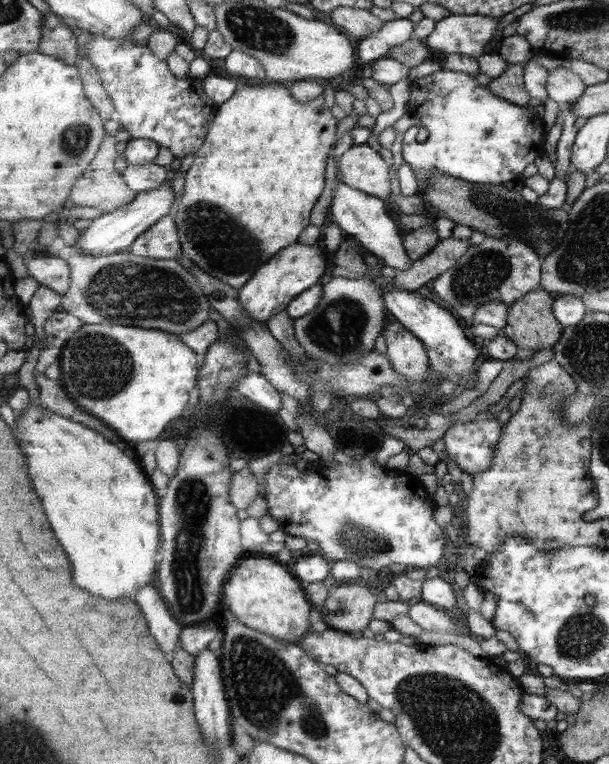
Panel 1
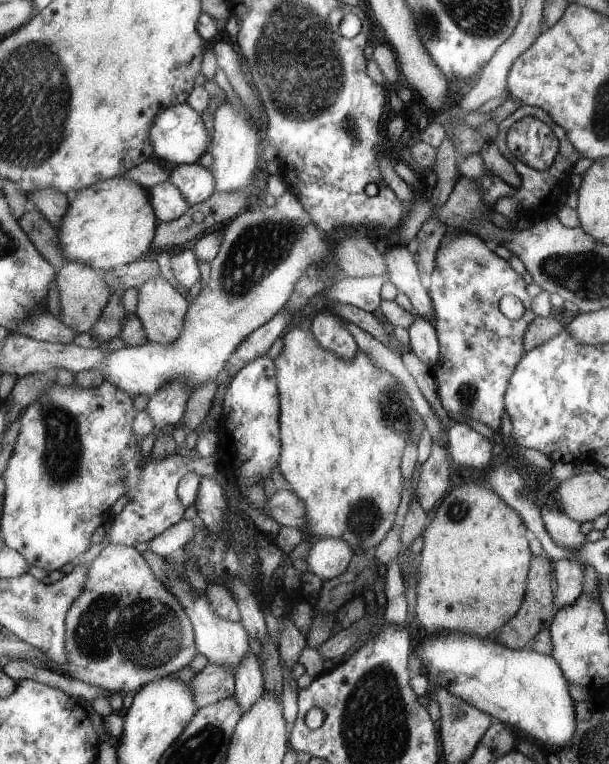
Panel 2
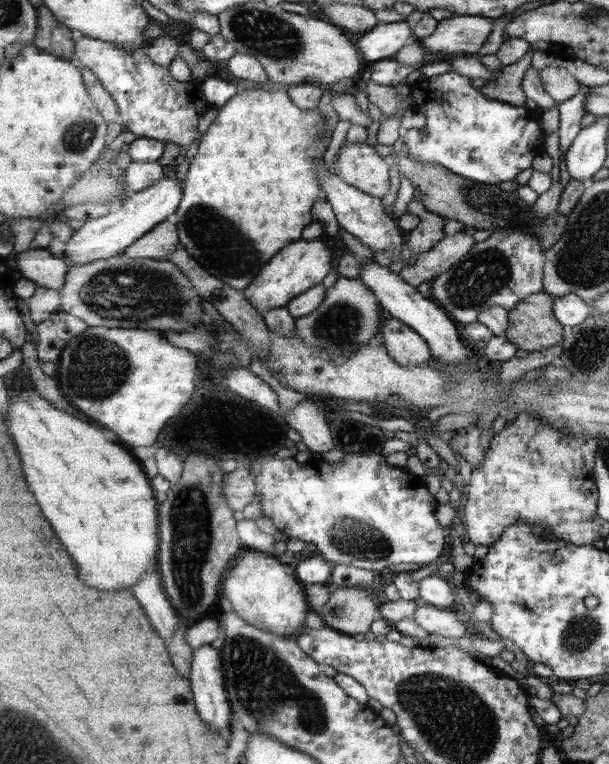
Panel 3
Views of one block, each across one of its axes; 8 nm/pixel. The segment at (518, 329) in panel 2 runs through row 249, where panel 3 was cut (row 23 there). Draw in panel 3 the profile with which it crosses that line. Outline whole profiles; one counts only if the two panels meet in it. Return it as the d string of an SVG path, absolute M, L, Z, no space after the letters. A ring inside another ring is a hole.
M455 15L440 21L436 31L421 41L421 46L430 53L462 53L470 56L478 53L493 30L493 21L487 17Z

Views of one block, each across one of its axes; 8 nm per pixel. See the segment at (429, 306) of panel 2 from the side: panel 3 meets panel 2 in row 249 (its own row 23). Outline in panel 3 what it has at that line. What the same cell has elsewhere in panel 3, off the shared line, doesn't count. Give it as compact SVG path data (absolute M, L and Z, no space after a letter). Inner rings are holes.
M407 21L379 24L370 32L352 38L357 49L362 53L363 59L368 61L380 61L393 59L405 45L406 40L412 36Z

